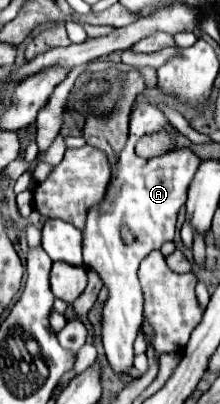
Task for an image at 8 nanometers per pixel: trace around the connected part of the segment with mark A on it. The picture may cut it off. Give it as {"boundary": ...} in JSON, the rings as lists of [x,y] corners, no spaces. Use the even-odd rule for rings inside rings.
{"boundary":[[[139,101],[129,117],[129,137],[117,157],[115,175],[103,201],[87,211],[83,229],[83,267],[93,269],[109,291],[101,311],[101,341],[113,371],[119,375],[127,373],[133,365],[133,341],[143,323],[143,291],[137,279],[137,267],[153,249],[159,249],[165,241],[173,239],[175,213],[183,207],[187,199],[187,187],[195,175],[195,169],[199,167],[199,157],[187,149],[147,161],[135,155],[133,149],[137,139],[143,133],[155,133],[163,127],[169,127],[165,115],[157,107]],[[121,225],[129,225],[129,229],[137,235],[133,245],[125,245],[121,241]]]}

